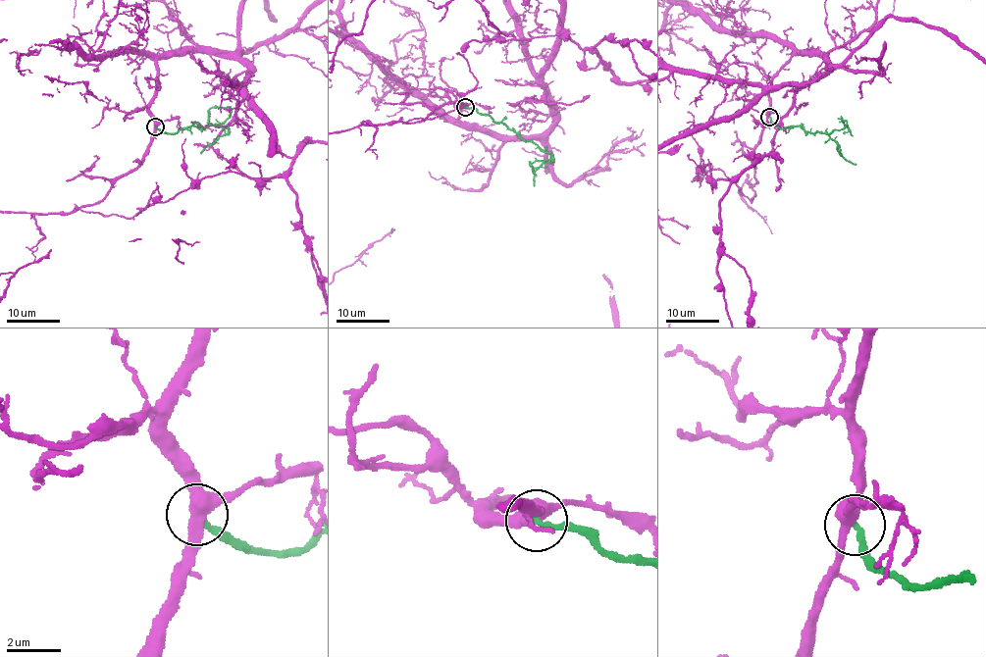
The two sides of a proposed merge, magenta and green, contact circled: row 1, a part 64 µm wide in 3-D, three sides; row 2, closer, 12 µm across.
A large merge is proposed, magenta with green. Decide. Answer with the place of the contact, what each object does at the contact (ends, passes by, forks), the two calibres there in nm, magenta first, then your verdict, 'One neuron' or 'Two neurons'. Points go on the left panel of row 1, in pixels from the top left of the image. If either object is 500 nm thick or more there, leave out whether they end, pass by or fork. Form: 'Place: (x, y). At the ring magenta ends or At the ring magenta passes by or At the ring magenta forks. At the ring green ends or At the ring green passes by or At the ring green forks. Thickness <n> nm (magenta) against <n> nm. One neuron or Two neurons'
Place: (155, 126). At the ring magenta forks. At the ring green ends. Thickness 420 nm (magenta) against 240 nm. Two neurons

